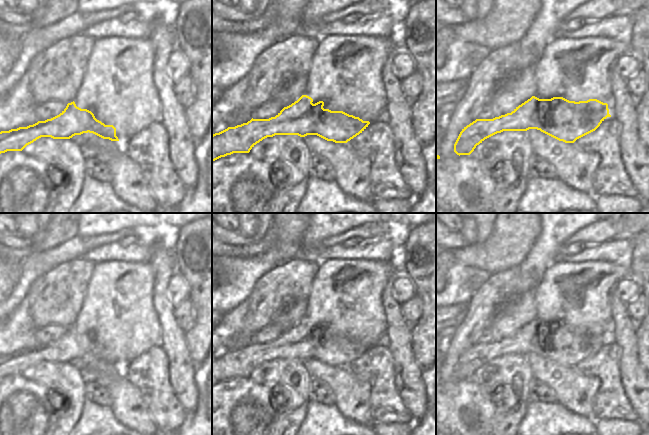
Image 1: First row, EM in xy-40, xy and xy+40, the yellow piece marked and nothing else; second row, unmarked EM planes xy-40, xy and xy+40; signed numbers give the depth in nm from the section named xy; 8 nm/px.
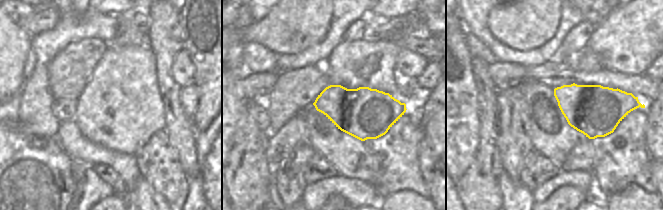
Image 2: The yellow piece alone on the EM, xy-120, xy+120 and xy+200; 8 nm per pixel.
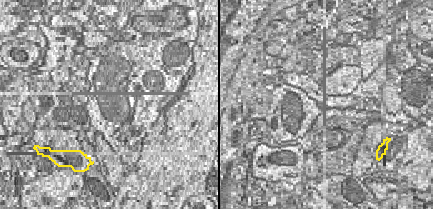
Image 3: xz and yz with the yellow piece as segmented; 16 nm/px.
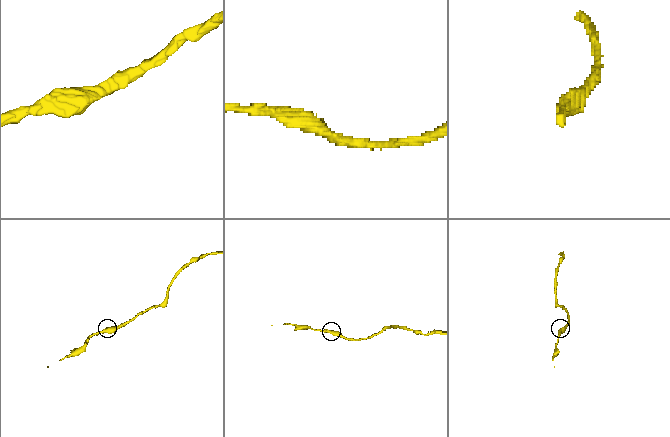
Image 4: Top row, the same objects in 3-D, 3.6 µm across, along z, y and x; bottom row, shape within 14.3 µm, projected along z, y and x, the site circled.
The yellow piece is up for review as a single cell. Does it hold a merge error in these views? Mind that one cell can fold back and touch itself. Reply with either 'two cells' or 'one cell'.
one cell

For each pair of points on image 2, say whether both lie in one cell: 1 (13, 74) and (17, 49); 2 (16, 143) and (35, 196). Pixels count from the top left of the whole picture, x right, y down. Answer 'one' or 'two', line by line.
1: one
2: one

